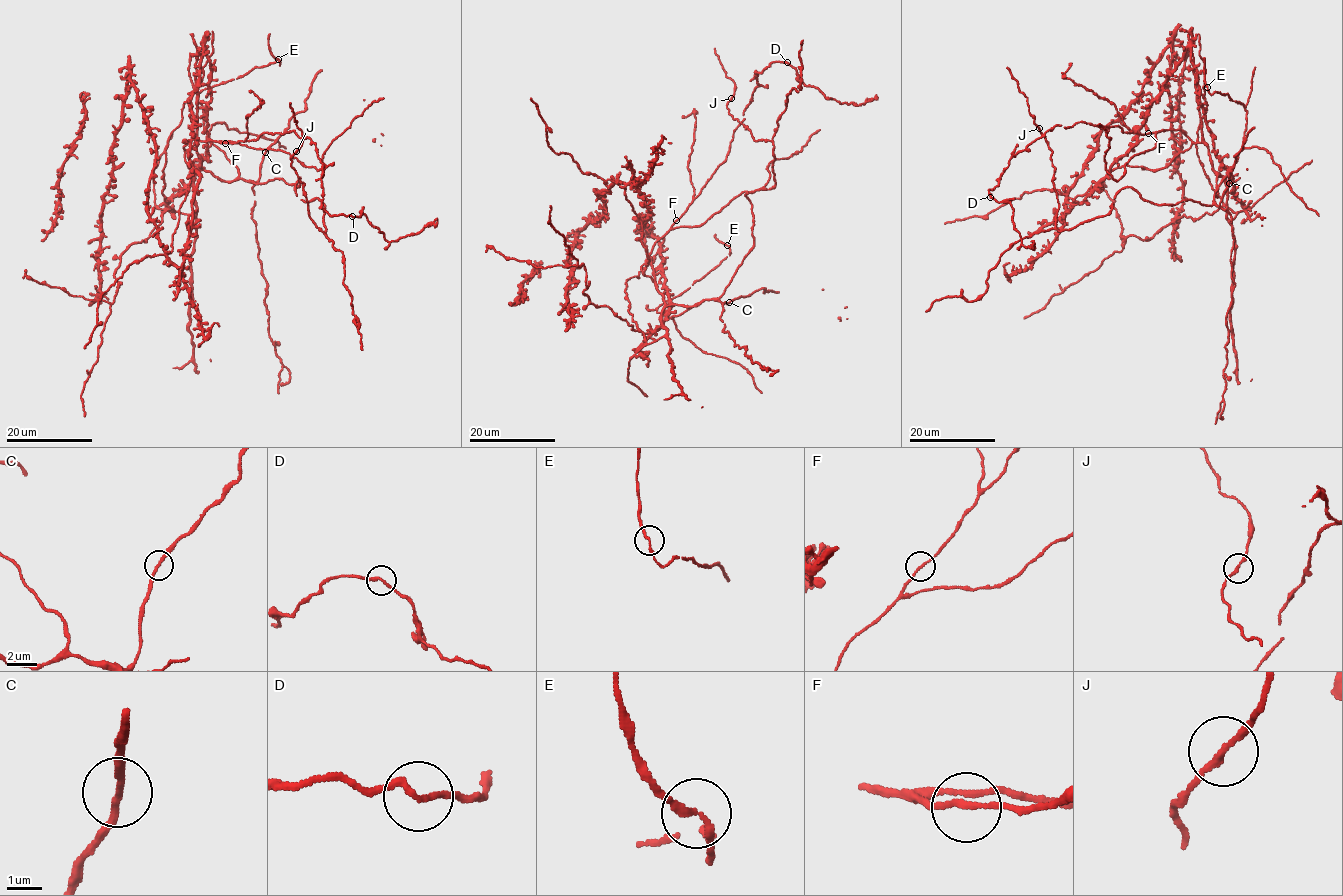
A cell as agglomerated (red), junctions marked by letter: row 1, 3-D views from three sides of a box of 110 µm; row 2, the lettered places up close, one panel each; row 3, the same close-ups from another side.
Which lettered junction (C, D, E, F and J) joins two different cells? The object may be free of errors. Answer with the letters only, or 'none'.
none

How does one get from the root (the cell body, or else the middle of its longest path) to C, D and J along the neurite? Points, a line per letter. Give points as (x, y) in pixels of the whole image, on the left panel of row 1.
C: (188, 185), (190, 169), (184, 154), (194, 144), (200, 167), (224, 181), (244, 179), (256, 182), (265, 152)
D: (188, 185), (183, 147), (194, 139), (233, 144), (295, 130), (315, 144), (325, 165), (323, 209), (353, 217)
J: (188, 185), (194, 144), (224, 181), (300, 178), (327, 236), (296, 151)

